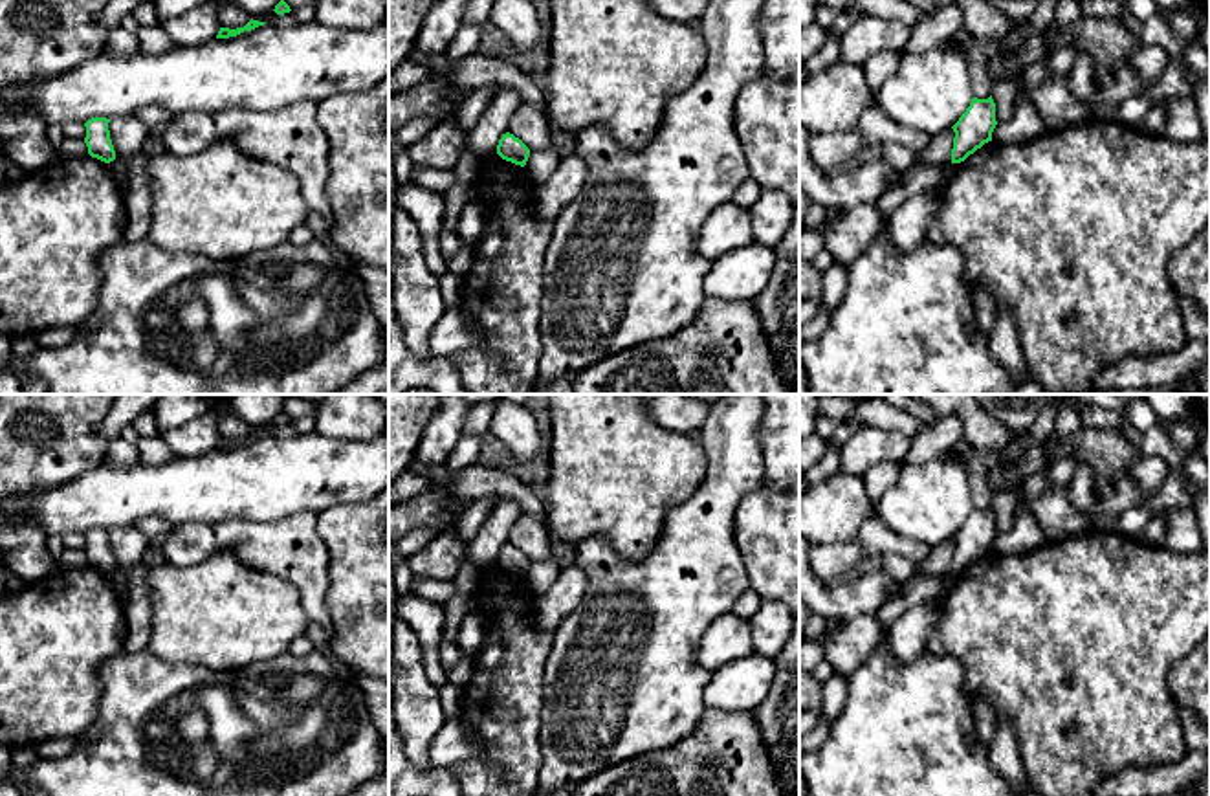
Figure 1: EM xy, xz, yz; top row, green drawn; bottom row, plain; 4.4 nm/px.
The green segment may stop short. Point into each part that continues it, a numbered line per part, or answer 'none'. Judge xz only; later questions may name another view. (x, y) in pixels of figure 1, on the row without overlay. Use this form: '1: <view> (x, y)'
none

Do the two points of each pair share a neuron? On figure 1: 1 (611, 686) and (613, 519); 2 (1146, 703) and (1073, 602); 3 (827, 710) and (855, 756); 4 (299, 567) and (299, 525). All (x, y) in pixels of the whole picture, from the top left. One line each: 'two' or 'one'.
1: two
2: one
3: two
4: one

